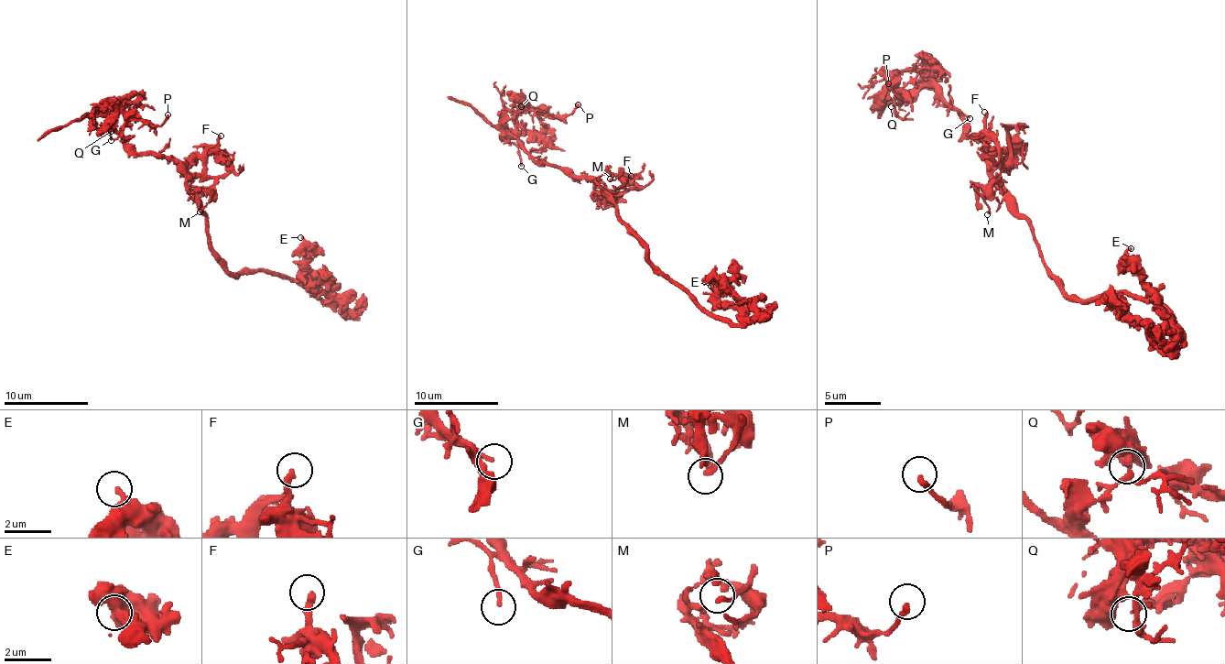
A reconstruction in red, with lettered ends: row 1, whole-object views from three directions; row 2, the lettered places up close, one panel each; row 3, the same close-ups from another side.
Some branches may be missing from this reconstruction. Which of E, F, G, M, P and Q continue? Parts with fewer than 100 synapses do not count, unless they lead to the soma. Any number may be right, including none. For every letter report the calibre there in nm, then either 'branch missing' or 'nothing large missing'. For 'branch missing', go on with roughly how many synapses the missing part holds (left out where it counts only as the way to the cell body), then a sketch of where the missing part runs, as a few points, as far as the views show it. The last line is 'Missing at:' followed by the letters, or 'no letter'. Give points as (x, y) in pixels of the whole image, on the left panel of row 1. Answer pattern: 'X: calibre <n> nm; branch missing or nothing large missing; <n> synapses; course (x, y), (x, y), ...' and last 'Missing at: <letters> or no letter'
E: calibre 220 nm; nothing large missing
F: calibre 280 nm; nothing large missing
G: calibre 160 nm; nothing large missing
M: calibre 200 nm; nothing large missing
P: calibre 220 nm; nothing large missing
Q: calibre 170 nm; nothing large missing
Missing at: no letter

